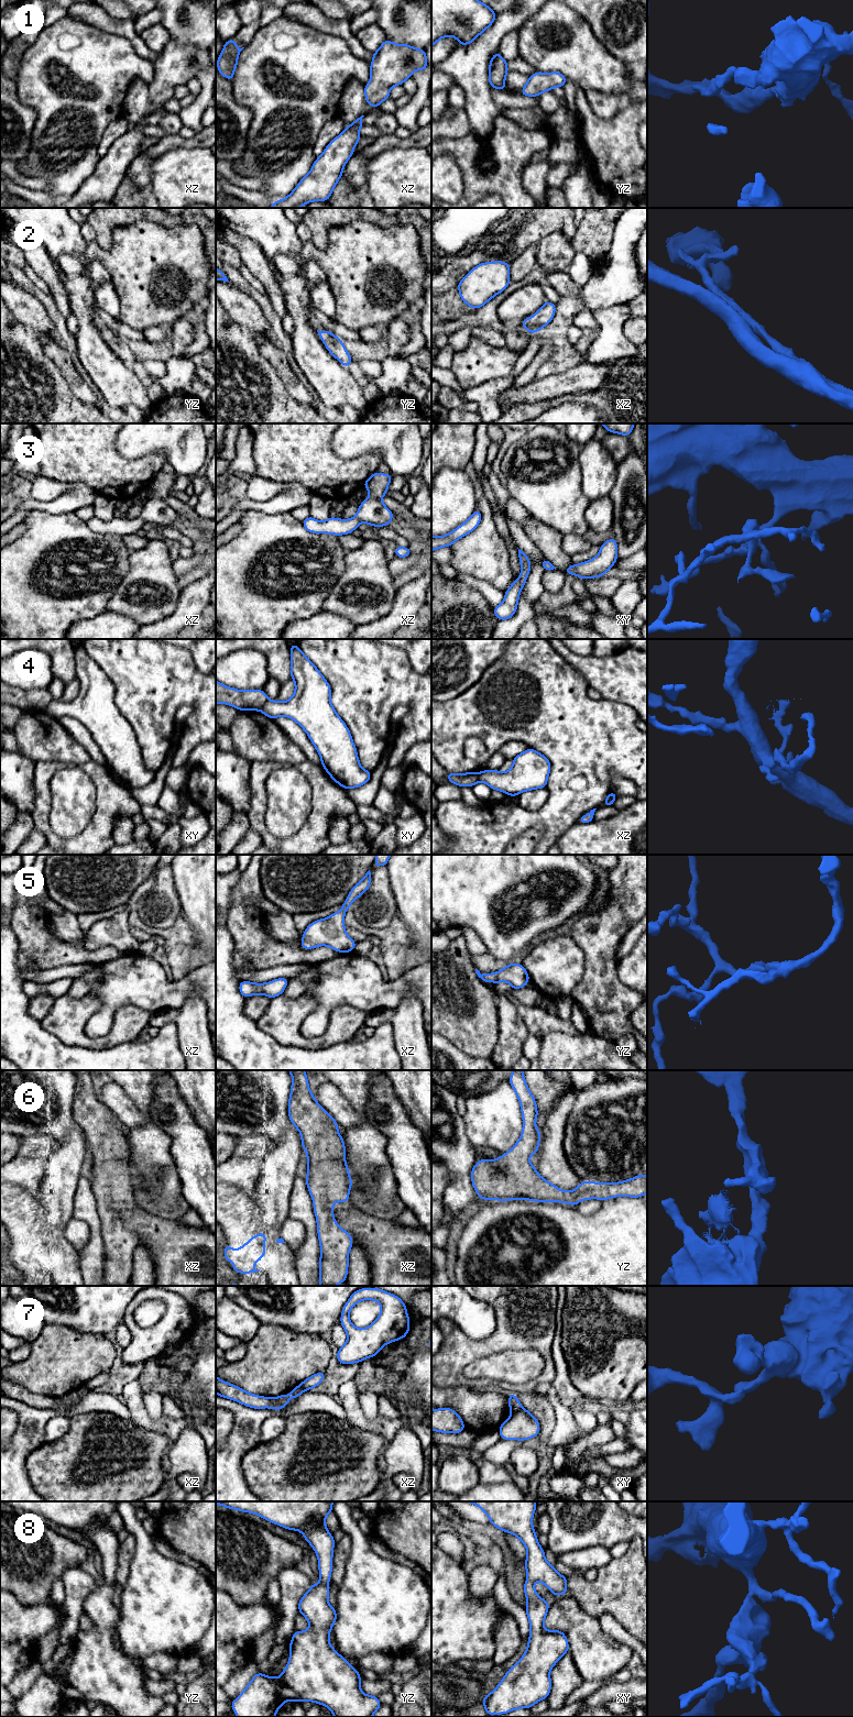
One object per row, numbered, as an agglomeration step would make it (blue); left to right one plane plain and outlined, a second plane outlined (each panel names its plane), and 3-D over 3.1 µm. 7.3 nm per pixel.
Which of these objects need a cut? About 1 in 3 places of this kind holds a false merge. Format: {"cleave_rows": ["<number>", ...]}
{"cleave_rows": ["4", "7"]}

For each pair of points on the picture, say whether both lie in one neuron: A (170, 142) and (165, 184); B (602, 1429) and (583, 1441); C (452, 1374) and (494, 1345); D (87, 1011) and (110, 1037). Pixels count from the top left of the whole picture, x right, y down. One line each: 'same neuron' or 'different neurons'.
A: different neurons
B: same neuron
C: same neuron
D: same neuron

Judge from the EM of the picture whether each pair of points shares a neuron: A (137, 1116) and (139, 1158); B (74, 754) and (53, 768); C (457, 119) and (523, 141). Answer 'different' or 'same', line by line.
A: different
B: different
C: different

